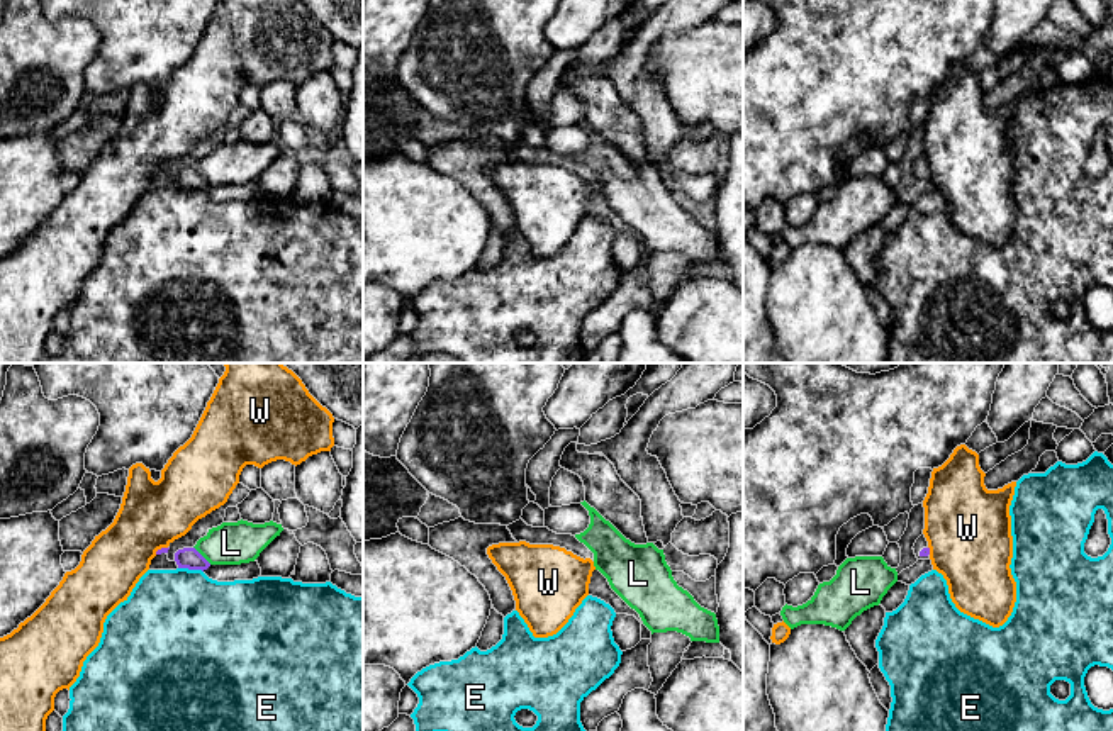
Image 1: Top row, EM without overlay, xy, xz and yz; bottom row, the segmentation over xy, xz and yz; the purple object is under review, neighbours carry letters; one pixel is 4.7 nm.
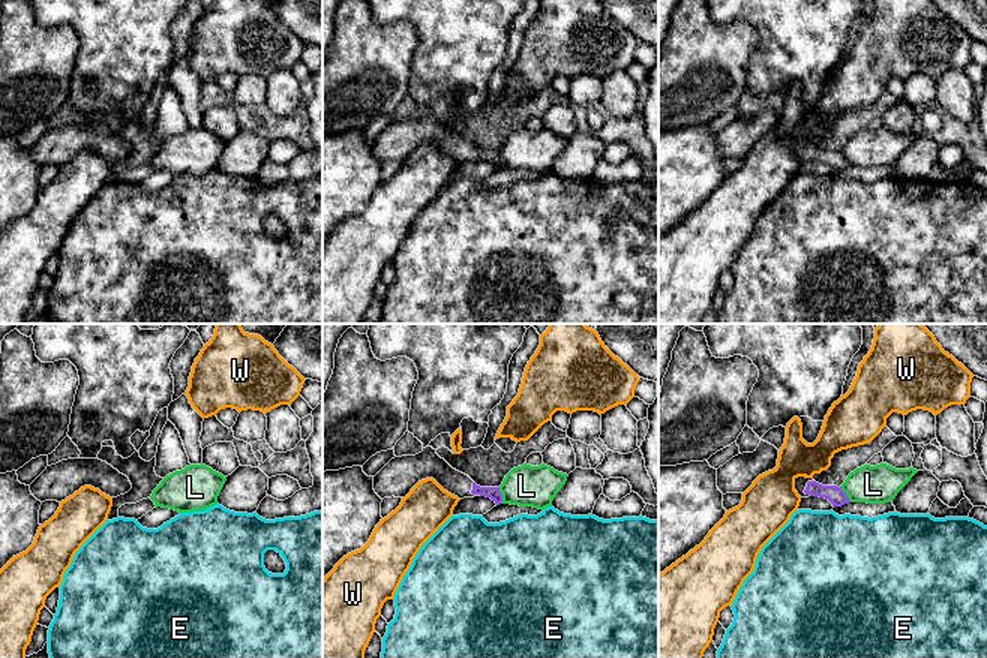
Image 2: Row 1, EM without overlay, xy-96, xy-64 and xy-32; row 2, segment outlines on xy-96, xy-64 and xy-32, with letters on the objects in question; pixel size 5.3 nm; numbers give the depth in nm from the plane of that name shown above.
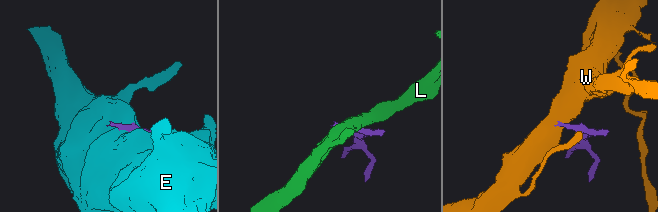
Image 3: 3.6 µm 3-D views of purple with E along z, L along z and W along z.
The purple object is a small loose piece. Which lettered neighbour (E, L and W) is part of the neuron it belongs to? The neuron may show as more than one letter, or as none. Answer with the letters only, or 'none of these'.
none of these

